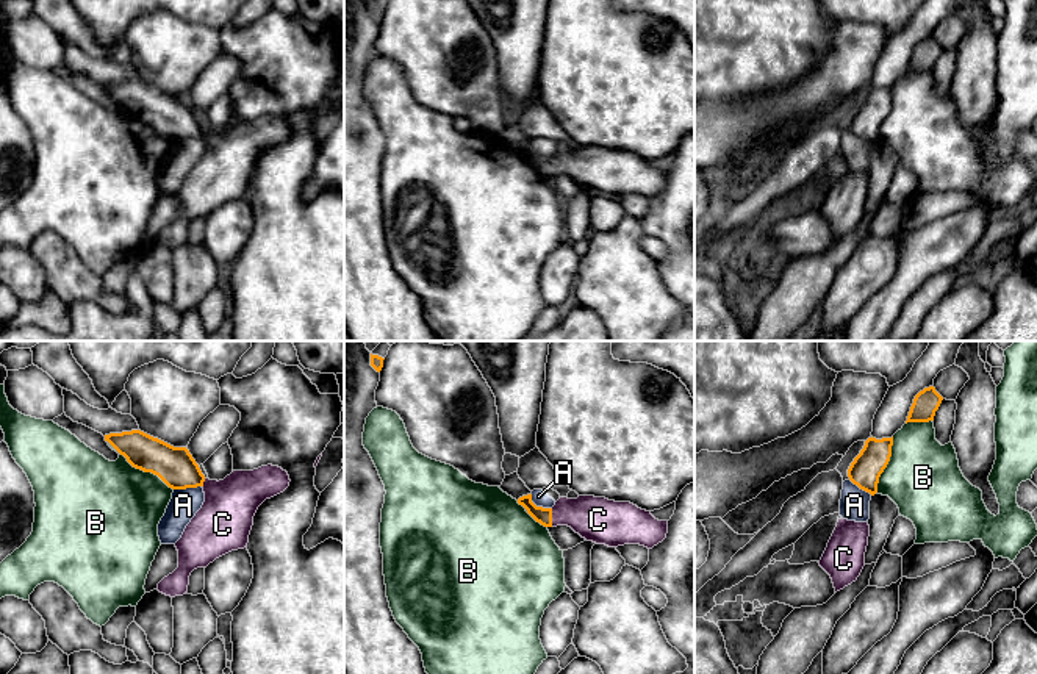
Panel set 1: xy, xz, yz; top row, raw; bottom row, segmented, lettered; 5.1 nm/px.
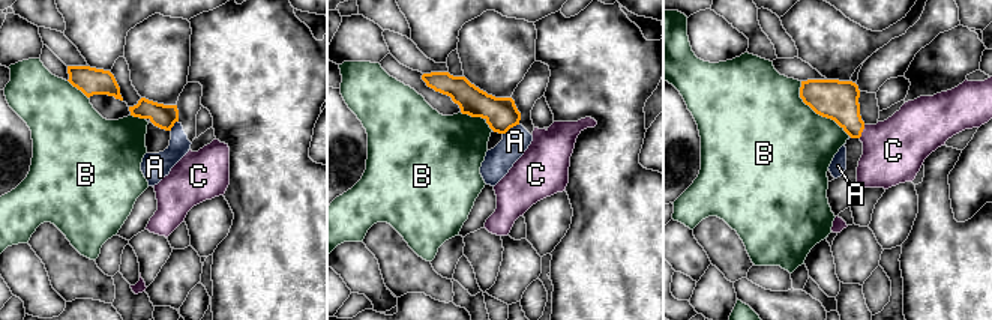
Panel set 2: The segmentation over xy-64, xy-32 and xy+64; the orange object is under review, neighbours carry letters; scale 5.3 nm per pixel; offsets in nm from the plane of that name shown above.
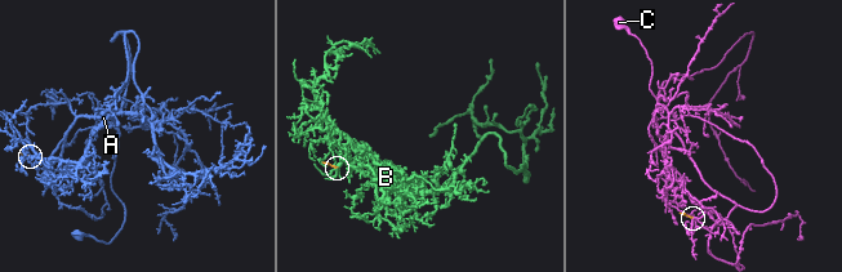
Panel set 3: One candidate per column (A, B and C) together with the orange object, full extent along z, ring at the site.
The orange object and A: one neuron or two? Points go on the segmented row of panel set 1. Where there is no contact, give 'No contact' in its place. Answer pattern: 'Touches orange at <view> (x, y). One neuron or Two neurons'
Touches orange at xy (186, 487). Two neurons

